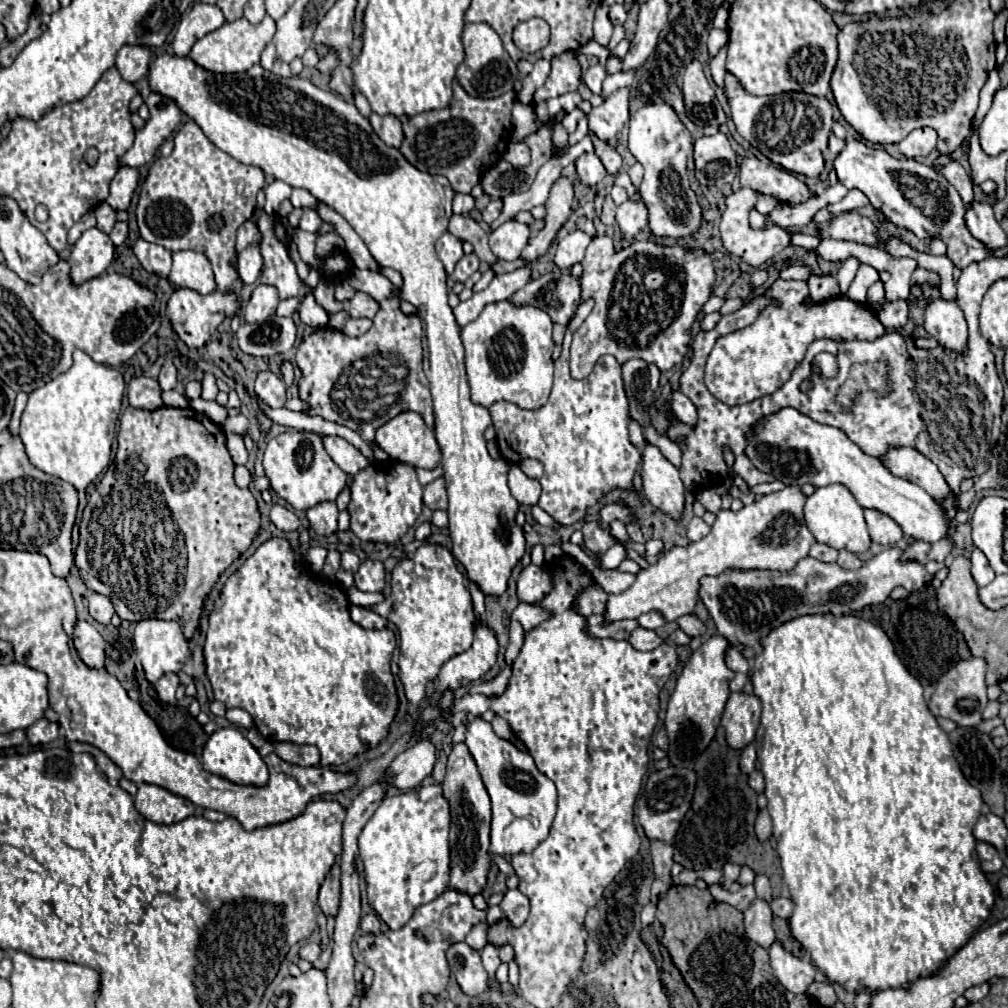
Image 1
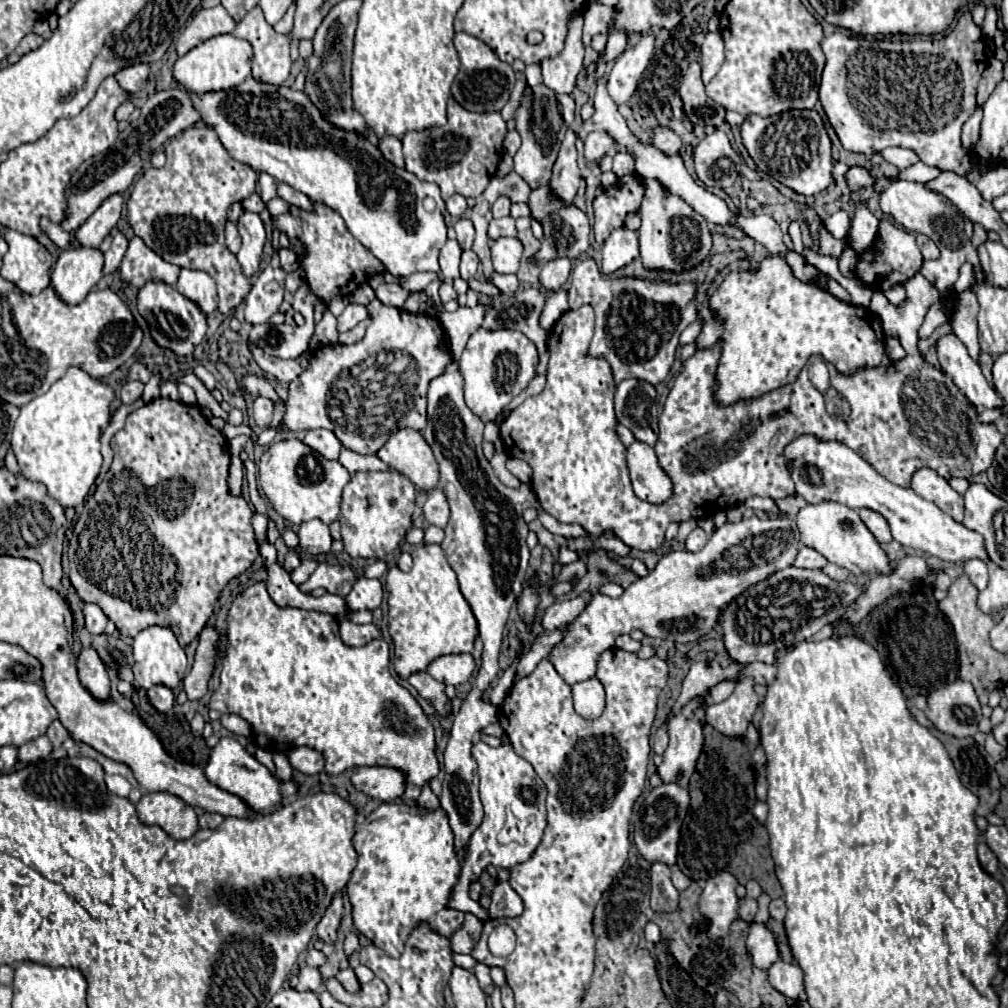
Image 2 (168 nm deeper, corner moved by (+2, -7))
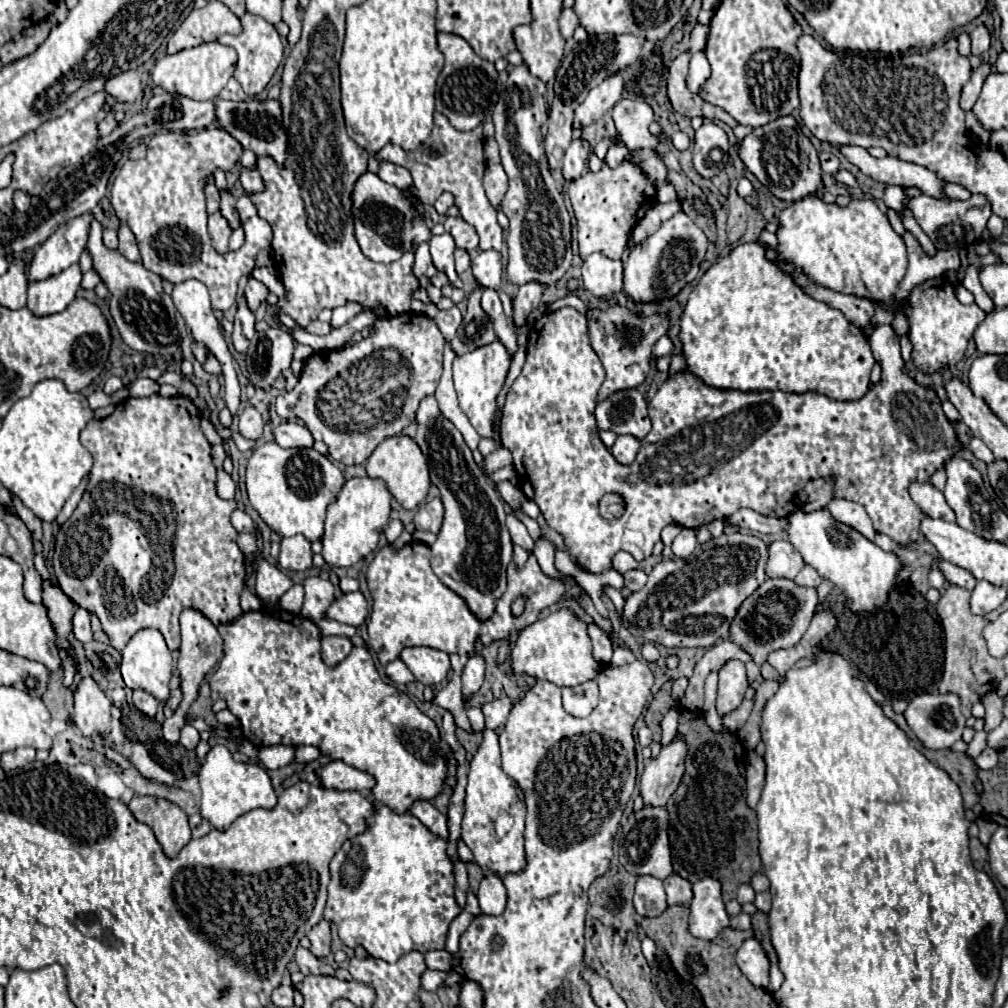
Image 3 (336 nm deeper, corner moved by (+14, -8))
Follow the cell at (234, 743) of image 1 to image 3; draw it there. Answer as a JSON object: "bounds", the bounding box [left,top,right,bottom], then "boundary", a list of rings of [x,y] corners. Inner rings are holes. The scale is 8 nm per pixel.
{"bounds":[199,744,277,830],"boundary":[[[217,744],[213,746],[199,770],[199,784],[201,784],[201,814],[217,828],[227,830],[233,820],[253,808],[273,808],[277,804],[275,790],[271,786],[271,778],[265,768],[257,764],[243,764],[235,762],[231,752]]]}

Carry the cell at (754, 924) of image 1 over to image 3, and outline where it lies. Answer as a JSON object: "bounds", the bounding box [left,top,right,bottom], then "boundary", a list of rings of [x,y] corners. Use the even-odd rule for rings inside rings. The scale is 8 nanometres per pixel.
{"bounds":[737,938,769,988],"boundary":[[[749,938],[741,944],[741,948],[737,950],[737,966],[741,968],[741,972],[755,984],[761,988],[767,988],[769,982],[769,960],[761,948],[761,944],[755,938]]]}

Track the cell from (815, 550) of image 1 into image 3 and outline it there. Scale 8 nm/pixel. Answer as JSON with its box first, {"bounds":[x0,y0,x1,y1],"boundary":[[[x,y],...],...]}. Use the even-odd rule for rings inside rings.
{"bounds":[767,540,805,578],"boundary":[[[787,540],[771,542],[769,560],[767,560],[769,578],[795,578],[803,566],[805,562],[801,554]]]}

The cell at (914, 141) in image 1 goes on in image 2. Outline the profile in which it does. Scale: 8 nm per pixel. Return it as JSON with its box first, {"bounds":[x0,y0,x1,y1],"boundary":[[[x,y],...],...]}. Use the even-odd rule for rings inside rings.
{"bounds":[881,147,919,169],"boundary":[[[887,147],[885,151],[881,151],[881,155],[885,161],[893,163],[899,169],[907,169],[919,161],[919,157],[913,151],[903,149],[903,147]]]}

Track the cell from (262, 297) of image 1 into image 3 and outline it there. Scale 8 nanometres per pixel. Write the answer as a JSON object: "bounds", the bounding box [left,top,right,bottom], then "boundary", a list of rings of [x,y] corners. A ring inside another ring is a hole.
{"bounds":[245,278,267,312],"boundary":[[[249,278],[247,286],[245,286],[245,300],[247,300],[247,306],[251,312],[255,312],[265,300],[267,300],[267,286],[255,278]]]}

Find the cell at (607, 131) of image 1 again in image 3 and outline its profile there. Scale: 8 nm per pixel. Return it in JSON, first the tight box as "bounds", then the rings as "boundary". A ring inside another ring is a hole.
{"bounds":[563,138,591,180],"boundary":[[[577,138],[571,142],[571,146],[565,152],[565,160],[563,160],[563,176],[567,180],[575,180],[583,174],[583,170],[587,168],[587,158],[591,154],[591,144],[583,138]]]}

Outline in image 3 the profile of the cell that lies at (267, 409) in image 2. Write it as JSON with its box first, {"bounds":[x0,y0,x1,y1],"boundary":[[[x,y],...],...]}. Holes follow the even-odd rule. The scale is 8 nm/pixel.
{"bounds":[239,406,263,440],"boundary":[[[247,406],[241,416],[239,416],[239,432],[241,436],[245,438],[251,438],[251,440],[259,440],[263,436],[263,416],[253,408],[253,406]]]}

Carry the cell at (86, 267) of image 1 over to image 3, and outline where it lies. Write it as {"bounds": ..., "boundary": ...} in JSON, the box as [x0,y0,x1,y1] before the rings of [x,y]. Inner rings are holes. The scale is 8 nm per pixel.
{"bounds":[27,264,83,316],"boundary":[[[71,264],[69,268],[61,270],[55,276],[29,282],[27,306],[37,316],[63,312],[75,300],[75,294],[81,286],[81,278],[83,278],[81,266]]]}

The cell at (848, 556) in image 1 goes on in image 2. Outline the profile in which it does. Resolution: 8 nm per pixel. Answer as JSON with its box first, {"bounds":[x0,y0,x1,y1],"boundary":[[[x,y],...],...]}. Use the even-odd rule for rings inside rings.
{"bounds":[821,563,849,581],"boundary":[[[827,563],[823,569],[821,569],[825,575],[829,575],[833,581],[845,581],[849,577],[849,571],[845,571],[843,567],[837,567],[833,563]]]}

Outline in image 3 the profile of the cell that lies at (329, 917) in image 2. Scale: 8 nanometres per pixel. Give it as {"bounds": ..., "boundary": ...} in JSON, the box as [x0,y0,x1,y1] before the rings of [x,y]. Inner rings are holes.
{"bounds":[307,918,331,958],"boundary":[[[323,918],[319,924],[315,924],[311,932],[307,932],[307,938],[311,940],[311,952],[317,958],[325,958],[331,954],[331,922],[329,920]]]}

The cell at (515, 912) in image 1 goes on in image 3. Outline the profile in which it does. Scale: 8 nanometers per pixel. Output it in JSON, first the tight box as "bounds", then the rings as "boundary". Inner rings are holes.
{"bounds":[477,874,507,916],"boundary":[[[497,874],[485,876],[481,880],[477,898],[479,898],[479,906],[481,906],[483,914],[499,916],[507,906],[507,892],[505,892],[505,886],[503,886],[501,878]]]}

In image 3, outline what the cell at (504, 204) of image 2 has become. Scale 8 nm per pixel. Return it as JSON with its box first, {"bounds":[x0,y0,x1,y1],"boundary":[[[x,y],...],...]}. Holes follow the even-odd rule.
{"bounds":[483,164,507,206],"boundary":[[[489,164],[485,170],[485,178],[483,178],[483,186],[487,192],[487,198],[493,206],[499,206],[505,192],[507,192],[507,176],[501,168],[501,164]]]}

